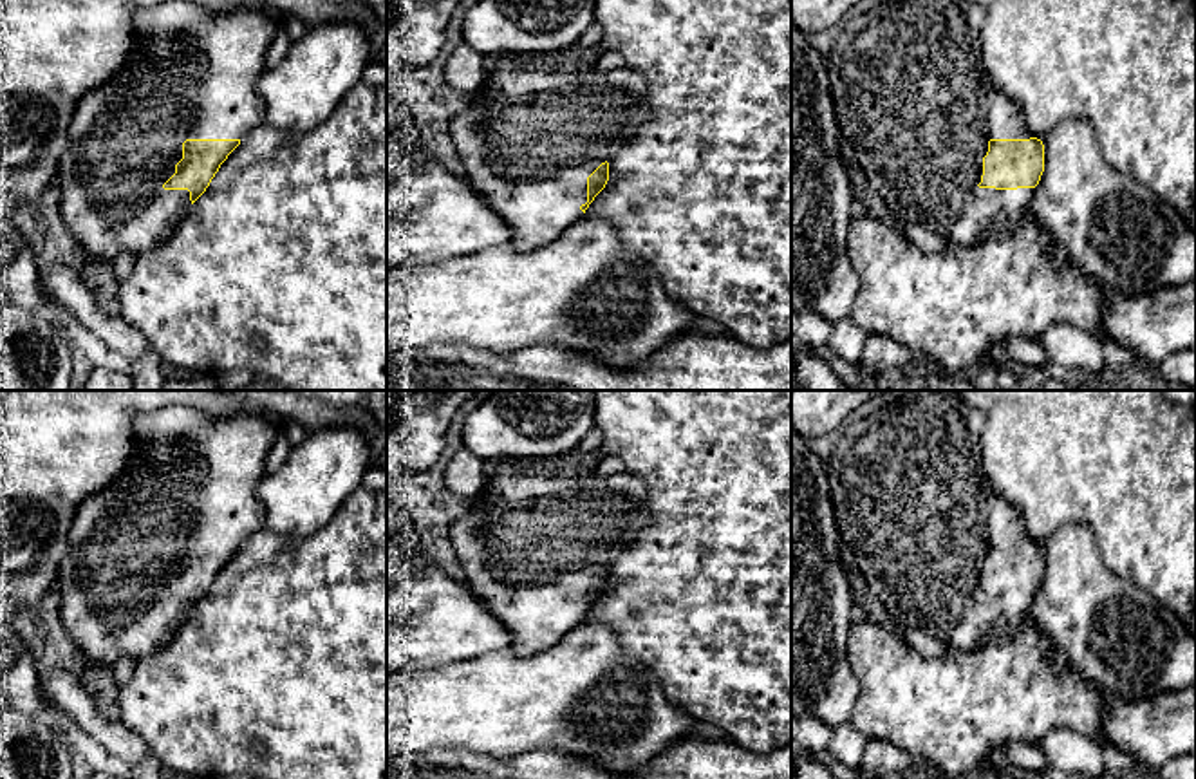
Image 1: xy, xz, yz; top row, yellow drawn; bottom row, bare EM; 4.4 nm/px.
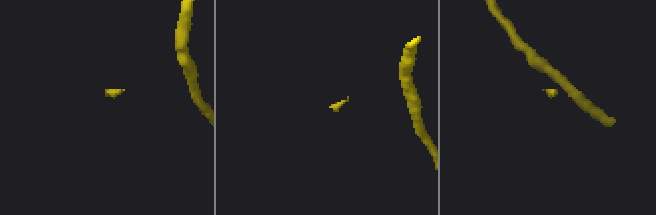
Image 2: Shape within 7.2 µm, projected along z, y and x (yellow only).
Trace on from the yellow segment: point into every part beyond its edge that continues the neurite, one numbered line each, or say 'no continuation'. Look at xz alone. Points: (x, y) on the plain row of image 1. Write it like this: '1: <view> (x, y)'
1: xz (530, 544)

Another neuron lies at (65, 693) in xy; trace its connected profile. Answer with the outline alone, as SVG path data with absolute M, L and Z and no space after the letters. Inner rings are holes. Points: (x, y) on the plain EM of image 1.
M60 669L40 687L40 694L52 710L61 712L81 734L98 741L116 757L135 766L152 757L145 739L132 732L121 719L107 719L81 678Z

